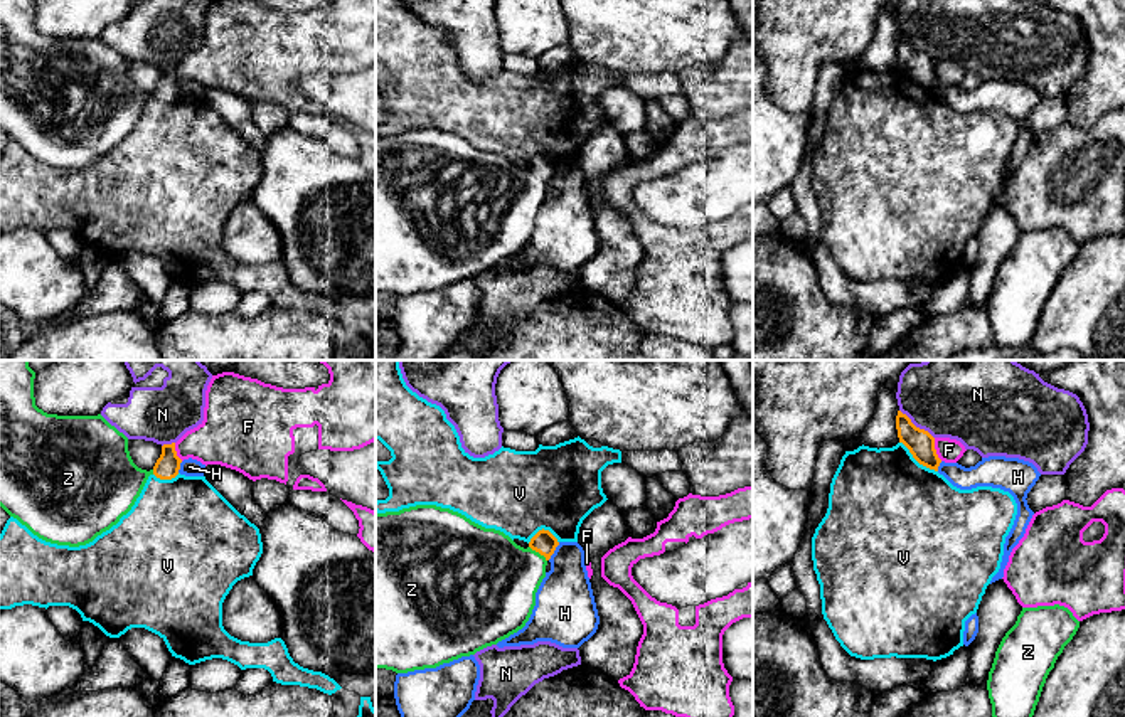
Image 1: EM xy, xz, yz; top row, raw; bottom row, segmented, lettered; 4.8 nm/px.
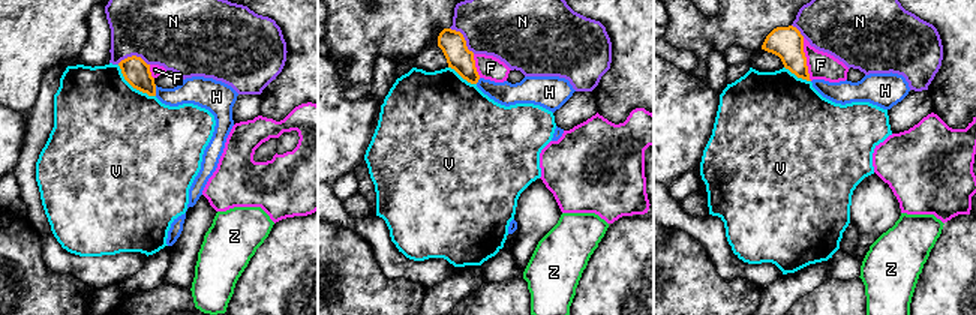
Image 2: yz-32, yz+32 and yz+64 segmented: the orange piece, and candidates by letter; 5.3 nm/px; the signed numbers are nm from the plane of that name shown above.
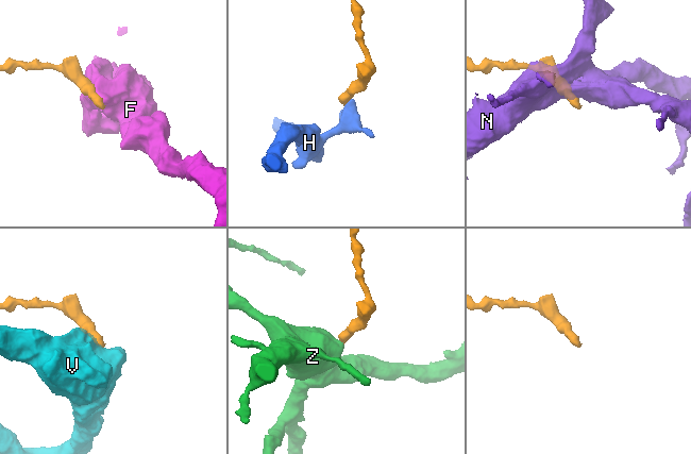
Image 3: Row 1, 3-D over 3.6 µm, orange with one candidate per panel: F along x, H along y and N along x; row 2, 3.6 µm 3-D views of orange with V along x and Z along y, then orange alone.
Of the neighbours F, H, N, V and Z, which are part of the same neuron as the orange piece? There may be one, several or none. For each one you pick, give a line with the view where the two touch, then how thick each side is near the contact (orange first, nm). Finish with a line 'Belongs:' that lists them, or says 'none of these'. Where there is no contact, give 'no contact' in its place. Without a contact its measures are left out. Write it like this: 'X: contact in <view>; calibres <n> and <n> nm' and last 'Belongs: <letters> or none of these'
Z: contact in xz; calibres 110 and 400 nm
Belongs: Z

